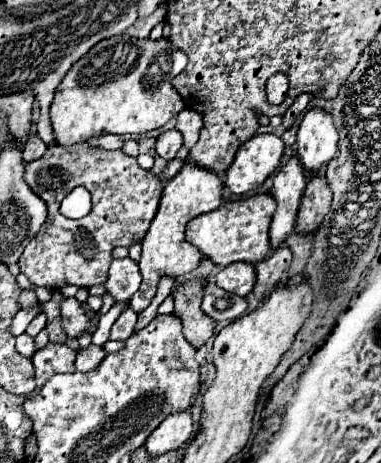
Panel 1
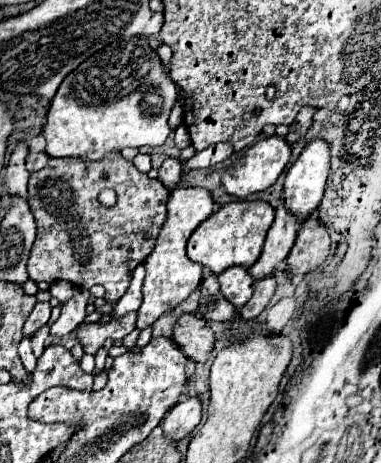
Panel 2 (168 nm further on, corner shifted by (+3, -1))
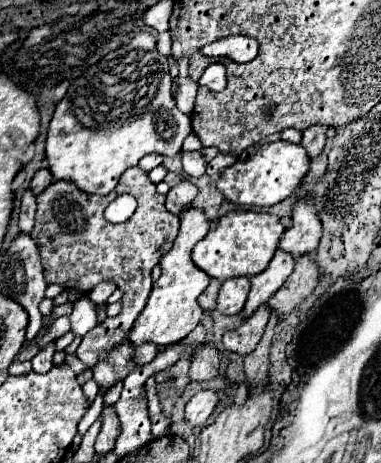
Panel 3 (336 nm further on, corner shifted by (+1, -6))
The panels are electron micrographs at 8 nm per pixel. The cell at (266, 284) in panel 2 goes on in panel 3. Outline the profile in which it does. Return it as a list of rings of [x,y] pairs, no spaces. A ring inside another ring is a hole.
[[[260,306],[248,320],[244,320],[244,324],[238,330],[224,334],[224,340],[222,340],[224,348],[242,356],[254,352],[264,334],[268,318],[270,318],[268,306]]]

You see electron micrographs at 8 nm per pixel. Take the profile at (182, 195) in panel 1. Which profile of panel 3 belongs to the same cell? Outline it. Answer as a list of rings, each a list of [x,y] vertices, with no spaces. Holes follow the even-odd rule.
[[[186,208],[180,216],[180,232],[178,238],[174,240],[174,246],[168,254],[162,256],[160,266],[162,266],[162,276],[154,282],[154,288],[150,292],[148,304],[146,308],[140,312],[140,316],[136,318],[128,340],[132,342],[132,346],[140,346],[144,342],[152,342],[158,348],[164,348],[168,344],[176,344],[182,338],[186,338],[202,320],[202,308],[198,306],[198,296],[206,290],[206,286],[210,284],[210,276],[204,274],[190,258],[192,248],[196,246],[196,242],[200,242],[206,234],[208,234],[210,222],[206,220],[204,212],[196,210],[196,208]]]

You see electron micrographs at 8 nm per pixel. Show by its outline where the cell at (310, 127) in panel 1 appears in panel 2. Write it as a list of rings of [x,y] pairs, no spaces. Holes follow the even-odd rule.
[[[322,139],[310,141],[290,167],[284,181],[284,197],[286,207],[298,217],[298,221],[312,215],[320,205],[328,169],[330,147]]]

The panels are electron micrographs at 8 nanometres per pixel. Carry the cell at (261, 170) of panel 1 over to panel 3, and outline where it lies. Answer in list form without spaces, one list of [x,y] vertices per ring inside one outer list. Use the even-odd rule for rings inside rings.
[[[278,140],[260,146],[250,160],[236,162],[234,166],[226,168],[218,178],[218,190],[228,202],[240,206],[274,206],[298,190],[308,170],[310,170],[310,156],[306,154],[304,146]]]

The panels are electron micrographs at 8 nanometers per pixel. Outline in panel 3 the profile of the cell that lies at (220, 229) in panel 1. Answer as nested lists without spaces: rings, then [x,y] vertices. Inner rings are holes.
[[[234,210],[222,216],[214,228],[194,246],[192,260],[194,264],[204,270],[210,278],[216,278],[220,282],[234,278],[234,276],[256,276],[266,270],[270,264],[278,240],[284,234],[284,226],[280,224],[278,216],[272,214],[260,214],[260,212],[248,212],[248,210]]]

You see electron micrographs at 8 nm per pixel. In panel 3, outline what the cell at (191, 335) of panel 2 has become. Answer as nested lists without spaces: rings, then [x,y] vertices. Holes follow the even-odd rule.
[[[200,346],[194,352],[192,364],[190,364],[190,378],[196,382],[206,382],[218,376],[218,366],[220,366],[220,354],[214,346]]]

